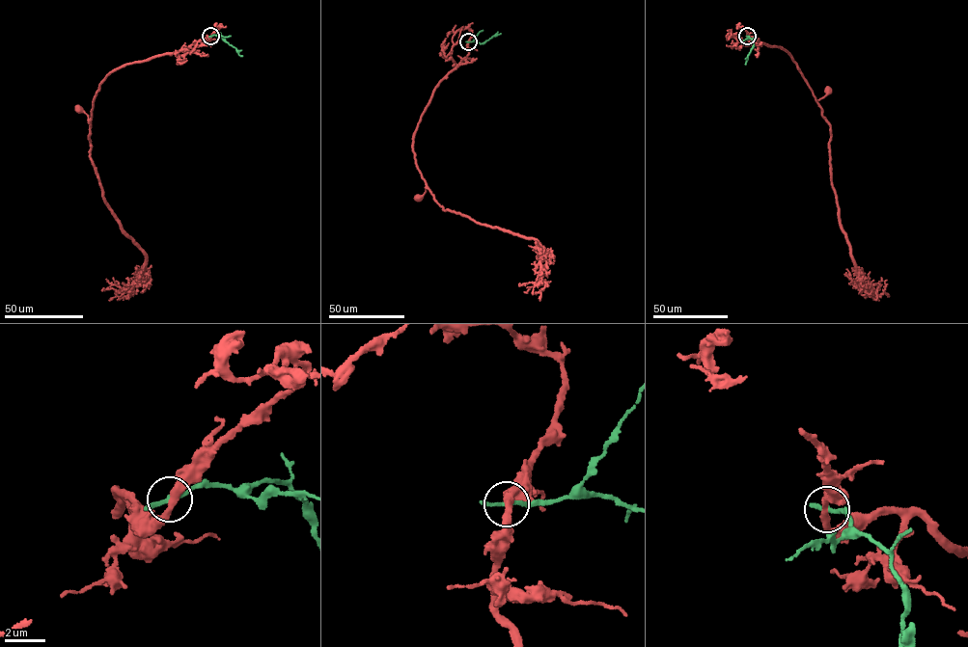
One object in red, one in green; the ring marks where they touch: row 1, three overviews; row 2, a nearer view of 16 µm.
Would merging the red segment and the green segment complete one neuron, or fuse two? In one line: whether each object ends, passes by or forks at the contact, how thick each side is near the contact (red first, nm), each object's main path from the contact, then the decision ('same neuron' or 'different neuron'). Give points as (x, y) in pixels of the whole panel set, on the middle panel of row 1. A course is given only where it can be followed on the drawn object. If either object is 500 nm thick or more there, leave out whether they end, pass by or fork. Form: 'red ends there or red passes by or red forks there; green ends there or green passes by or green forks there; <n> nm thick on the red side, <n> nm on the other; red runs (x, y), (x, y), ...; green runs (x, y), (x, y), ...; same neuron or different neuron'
red passes by; green passes by; 320 nm thick on the red side, 180 nm on the other; red runs (468, 41), (468, 54), (440, 80), (414, 134), (415, 161), (428, 188), (418, 198); green runs (468, 41), (482, 43), (501, 33); different neuron

